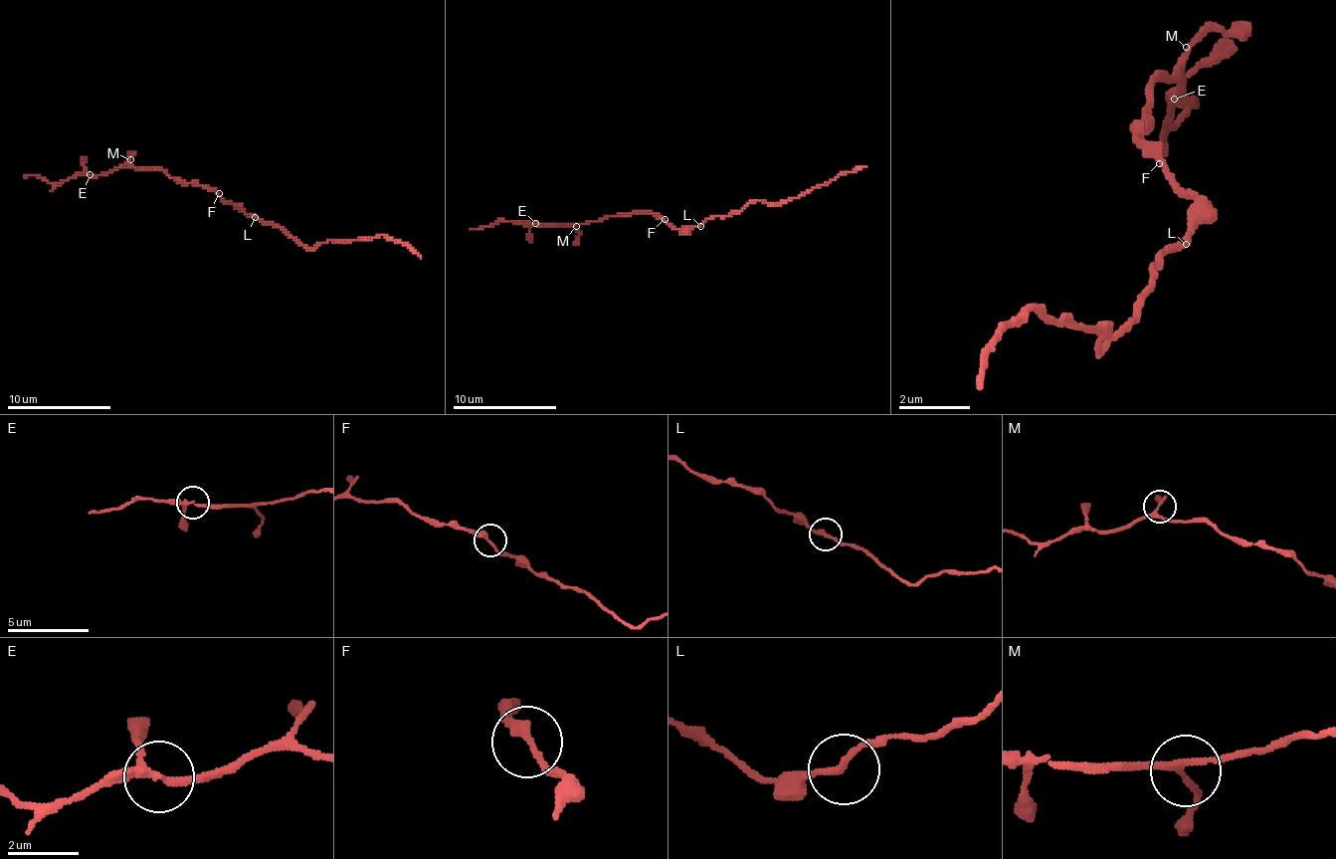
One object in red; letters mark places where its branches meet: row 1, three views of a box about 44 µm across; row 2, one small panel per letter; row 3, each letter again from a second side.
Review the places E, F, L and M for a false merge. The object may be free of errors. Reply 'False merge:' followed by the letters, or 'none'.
False merge: none

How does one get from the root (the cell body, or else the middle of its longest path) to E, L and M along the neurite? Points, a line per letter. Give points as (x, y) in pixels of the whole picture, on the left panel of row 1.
E: (232, 204), (226, 204), (213, 191), (180, 183), (161, 170), (114, 167), (99, 175), (89, 175)
L: (232, 204), (237, 204), (255, 217)
M: (232, 204), (226, 204), (213, 191), (180, 183), (161, 170), (140, 170), (130, 159)

